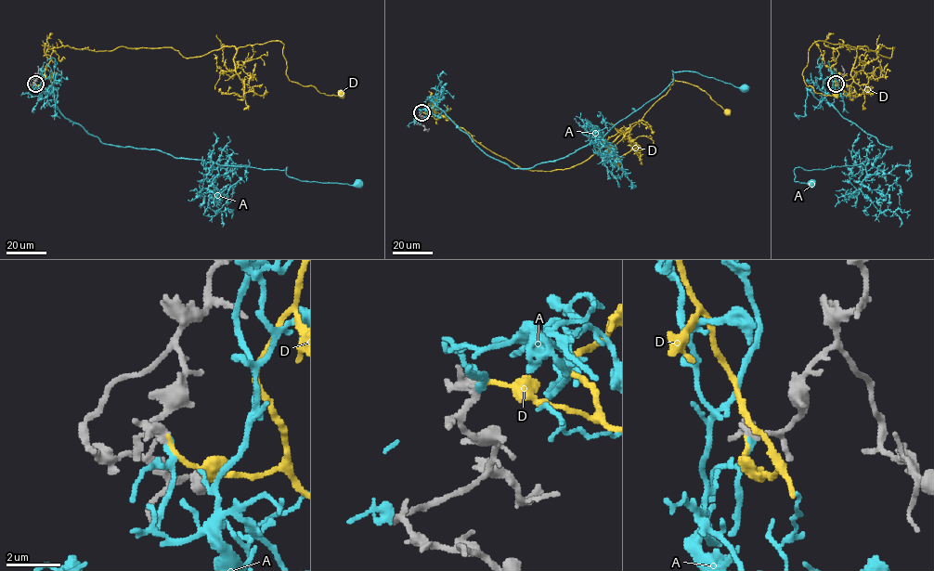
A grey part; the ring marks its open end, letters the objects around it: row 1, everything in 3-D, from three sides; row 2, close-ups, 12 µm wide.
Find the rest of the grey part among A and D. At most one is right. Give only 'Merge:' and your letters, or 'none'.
Merge: A

